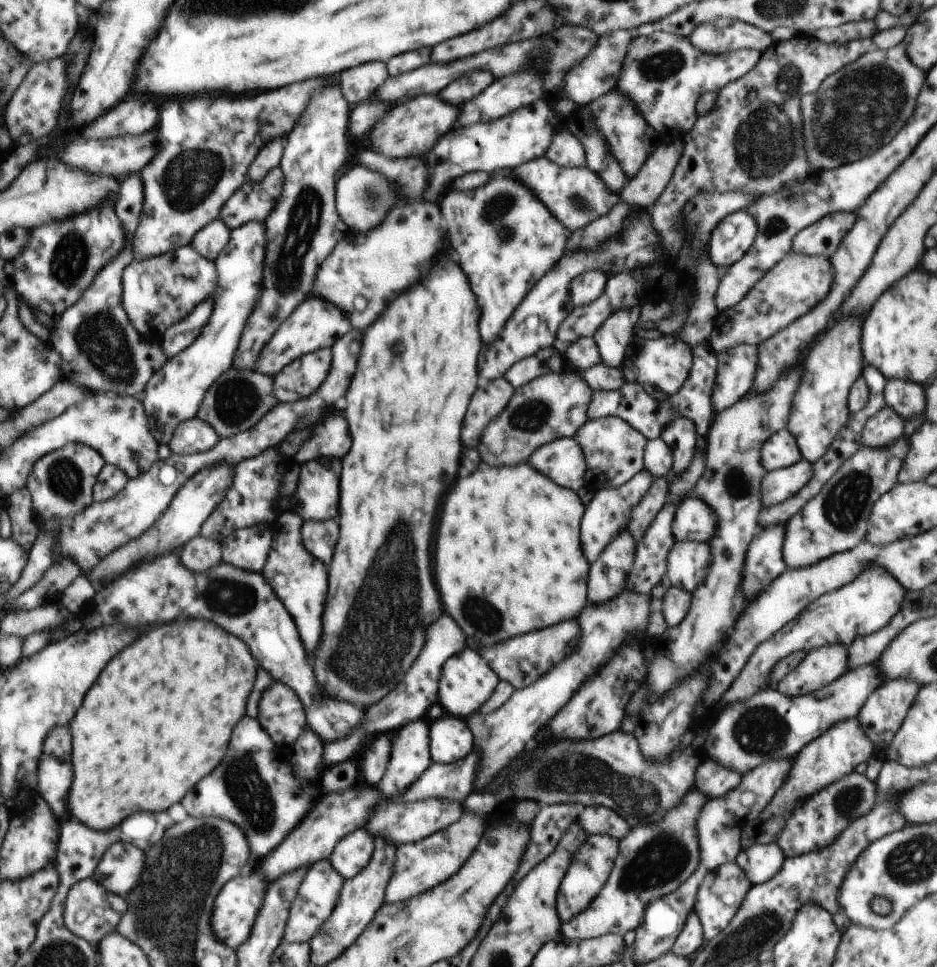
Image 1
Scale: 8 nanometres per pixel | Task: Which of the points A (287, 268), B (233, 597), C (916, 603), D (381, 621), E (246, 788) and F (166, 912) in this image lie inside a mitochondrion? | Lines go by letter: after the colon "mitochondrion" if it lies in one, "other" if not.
A: mitochondrion
B: mitochondrion
C: other
D: mitochondrion
E: mitochondrion
F: mitochondrion

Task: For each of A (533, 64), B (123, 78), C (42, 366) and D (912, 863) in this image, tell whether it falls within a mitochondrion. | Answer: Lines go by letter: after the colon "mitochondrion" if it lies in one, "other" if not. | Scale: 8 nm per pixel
A: other
B: other
C: other
D: mitochondrion

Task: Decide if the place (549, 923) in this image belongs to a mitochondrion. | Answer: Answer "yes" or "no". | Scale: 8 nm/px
no

